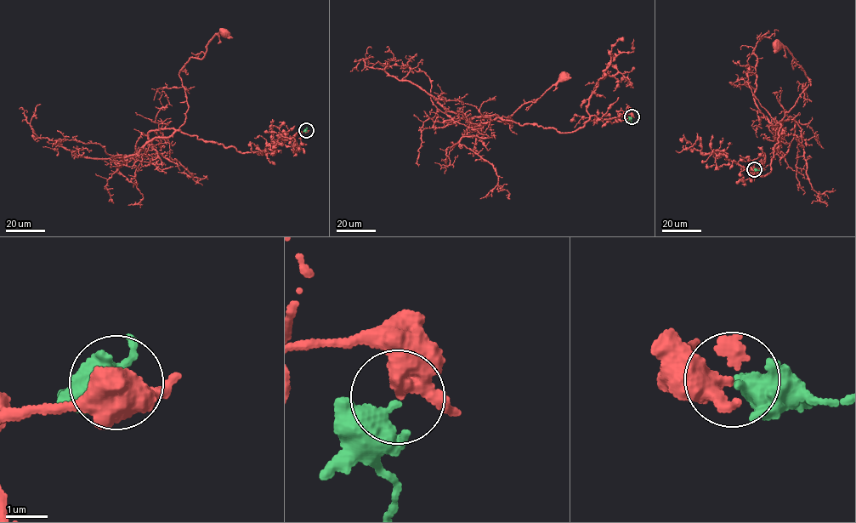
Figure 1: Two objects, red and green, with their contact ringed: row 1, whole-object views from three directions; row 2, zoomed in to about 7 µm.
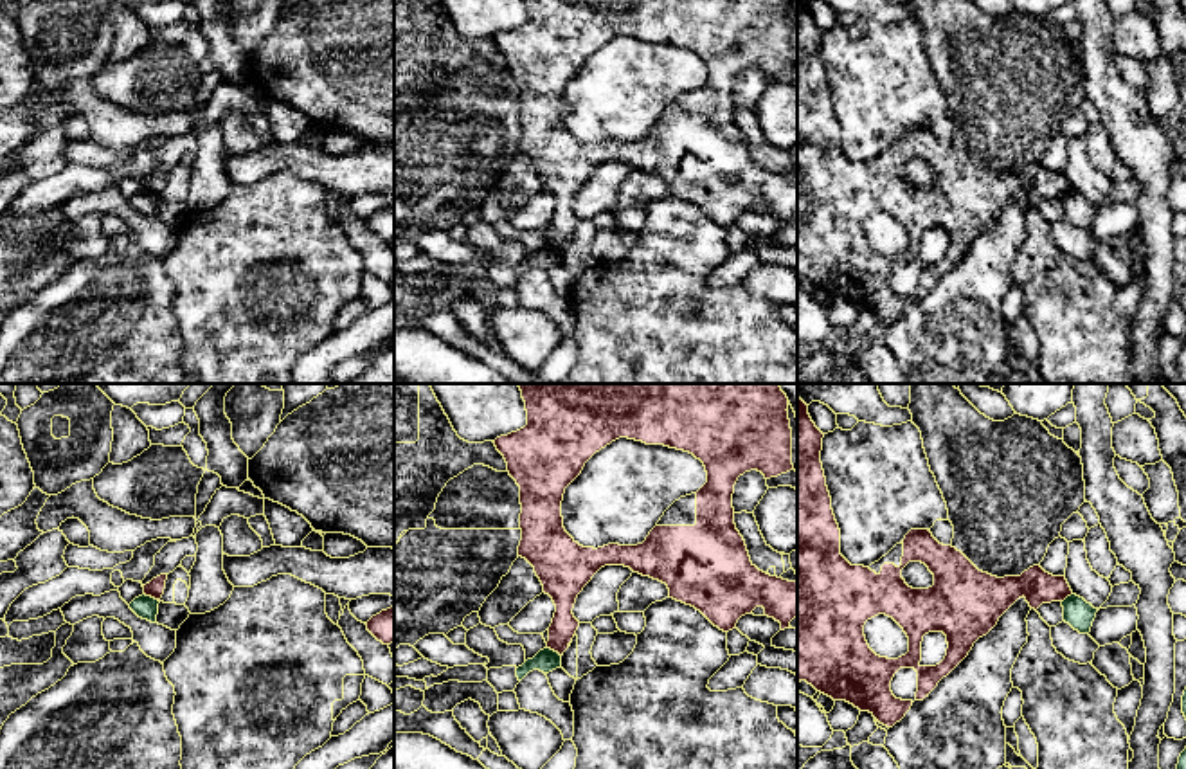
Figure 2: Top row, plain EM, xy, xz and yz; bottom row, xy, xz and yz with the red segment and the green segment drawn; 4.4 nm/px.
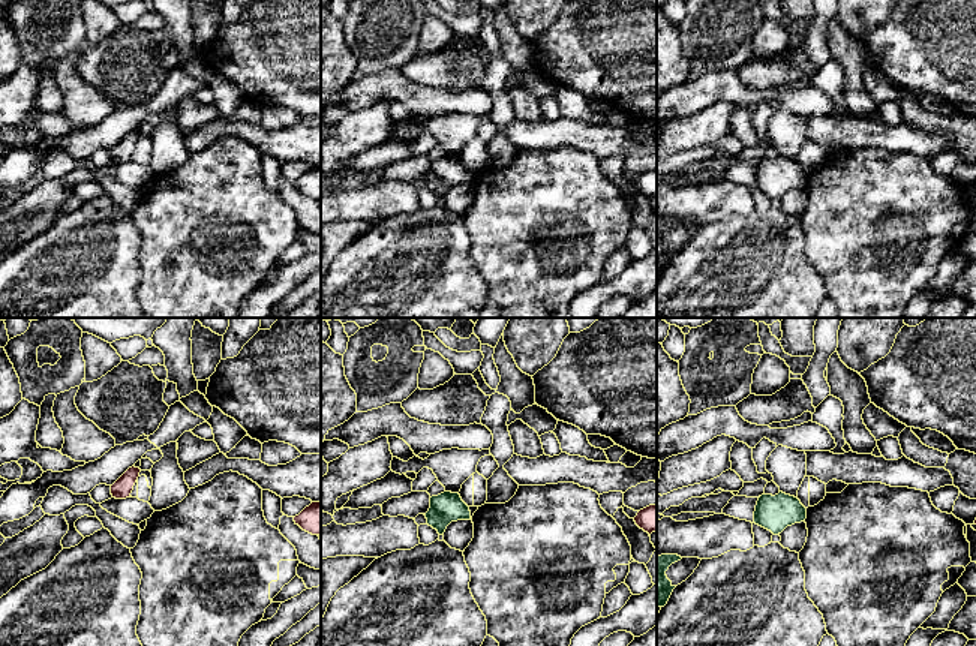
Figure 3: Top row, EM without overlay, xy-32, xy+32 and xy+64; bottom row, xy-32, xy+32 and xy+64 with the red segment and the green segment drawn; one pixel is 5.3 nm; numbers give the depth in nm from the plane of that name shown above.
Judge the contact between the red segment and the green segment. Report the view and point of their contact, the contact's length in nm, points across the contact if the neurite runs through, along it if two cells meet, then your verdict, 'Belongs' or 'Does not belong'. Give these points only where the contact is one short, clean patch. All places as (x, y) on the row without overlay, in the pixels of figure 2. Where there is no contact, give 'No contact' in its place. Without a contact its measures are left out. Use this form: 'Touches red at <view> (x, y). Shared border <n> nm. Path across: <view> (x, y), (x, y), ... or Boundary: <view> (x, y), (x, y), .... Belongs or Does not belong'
Touches red at xy (152, 193). Shared border 80 nm. Boundary: xy (144, 189), (159, 199). Does not belong

